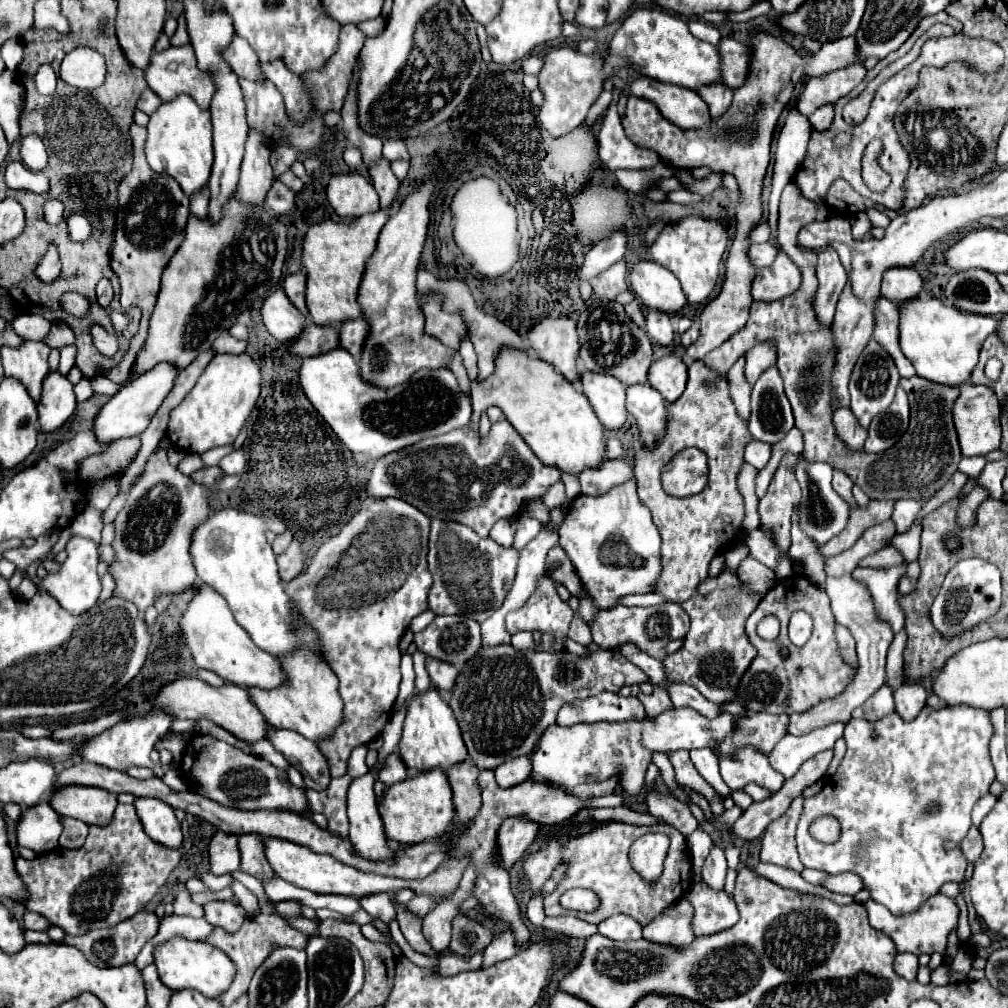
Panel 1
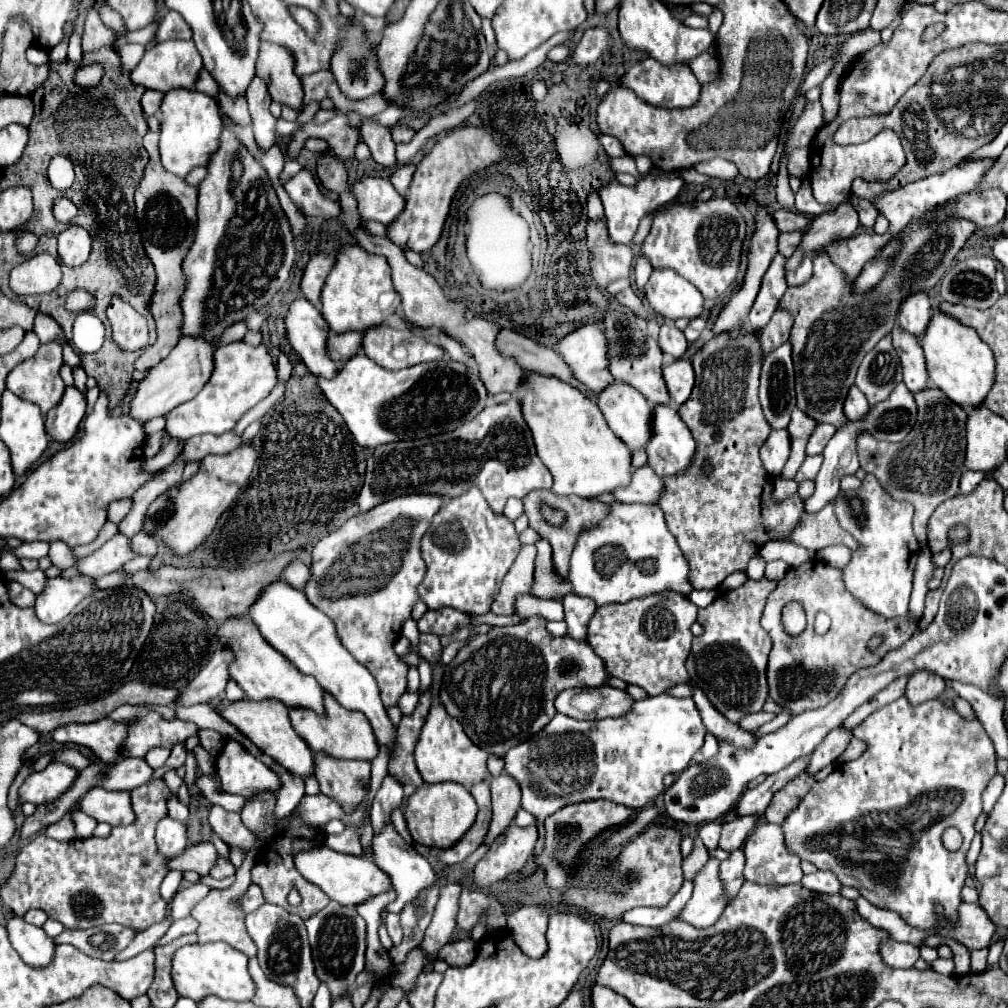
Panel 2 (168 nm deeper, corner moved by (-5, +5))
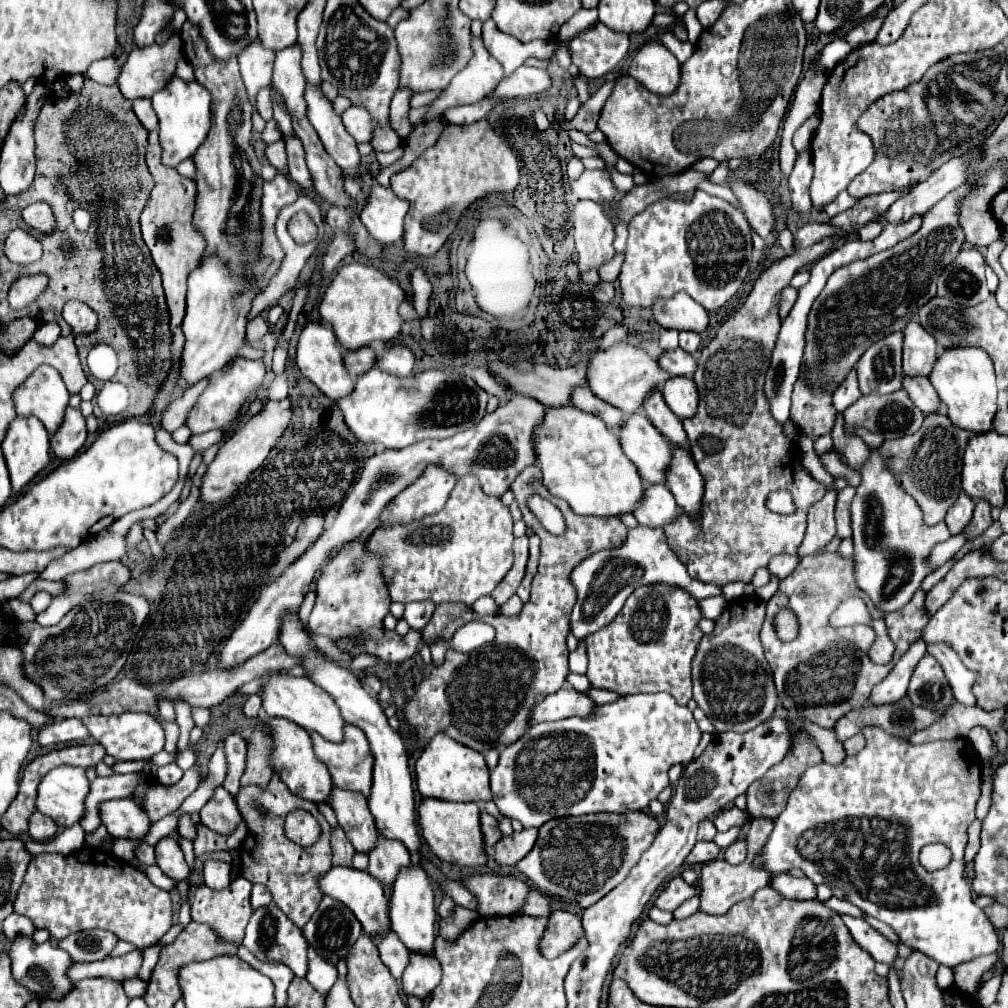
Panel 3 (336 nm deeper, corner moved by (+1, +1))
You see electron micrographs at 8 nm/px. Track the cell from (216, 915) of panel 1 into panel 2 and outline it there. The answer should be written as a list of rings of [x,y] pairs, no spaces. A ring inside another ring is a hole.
[[[255,883],[249,887],[249,891],[245,893],[245,899],[243,899],[243,911],[245,913],[251,913],[255,911],[257,907],[261,907],[265,903],[265,897],[263,897],[263,891],[261,887],[257,887]]]

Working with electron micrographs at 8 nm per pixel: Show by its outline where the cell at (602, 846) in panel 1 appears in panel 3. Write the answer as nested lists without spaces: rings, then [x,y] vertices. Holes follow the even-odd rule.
[[[673,877],[667,881],[665,889],[659,893],[659,897],[653,901],[653,905],[663,911],[675,911],[691,895],[695,895],[695,889],[691,885],[687,885],[681,877]]]

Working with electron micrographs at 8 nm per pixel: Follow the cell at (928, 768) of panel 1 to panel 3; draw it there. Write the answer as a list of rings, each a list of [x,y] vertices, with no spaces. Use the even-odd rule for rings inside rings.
[[[867,725],[867,727],[863,727],[861,733],[865,737],[865,749],[861,753],[857,753],[855,757],[847,757],[841,765],[835,765],[835,767],[819,763],[819,765],[815,765],[815,767],[811,767],[811,769],[805,771],[805,775],[799,779],[799,785],[789,795],[785,811],[777,817],[775,829],[769,835],[769,841],[767,841],[767,845],[763,849],[763,855],[755,863],[767,867],[771,873],[787,873],[793,867],[803,869],[805,875],[813,883],[831,887],[839,899],[851,901],[861,911],[865,911],[867,915],[883,921],[883,923],[887,923],[901,937],[901,941],[905,945],[909,945],[911,949],[917,949],[917,951],[929,955],[931,959],[935,959],[941,965],[955,967],[955,965],[959,965],[963,961],[971,961],[975,957],[995,953],[999,949],[999,937],[997,937],[995,929],[991,929],[991,923],[987,921],[983,909],[979,909],[971,901],[971,887],[969,887],[969,883],[965,881],[965,875],[963,875],[963,867],[965,867],[963,865],[963,849],[967,845],[967,827],[975,821],[975,805],[977,805],[979,795],[981,795],[981,769],[983,767],[981,767],[981,759],[979,759],[977,751],[973,749],[973,745],[967,739],[961,739],[961,737],[959,739],[939,739],[939,741],[929,741],[929,743],[923,743],[923,745],[913,745],[907,739],[891,735],[885,729],[877,727],[877,725]],[[929,843],[943,843],[953,853],[951,863],[947,867],[935,871],[935,873],[929,873],[919,863],[919,851],[921,851],[921,847],[925,847]]]

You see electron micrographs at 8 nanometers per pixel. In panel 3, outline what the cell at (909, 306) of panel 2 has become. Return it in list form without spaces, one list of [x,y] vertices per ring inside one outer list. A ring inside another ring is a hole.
[[[911,319],[903,329],[903,371],[907,375],[929,375],[937,355],[935,339]]]

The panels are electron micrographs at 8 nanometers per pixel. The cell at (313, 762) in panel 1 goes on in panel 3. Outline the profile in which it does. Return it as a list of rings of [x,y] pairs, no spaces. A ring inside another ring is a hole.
[[[333,787],[327,803],[337,815],[337,823],[357,851],[369,851],[375,845],[375,819],[367,807],[367,799],[359,791]]]

